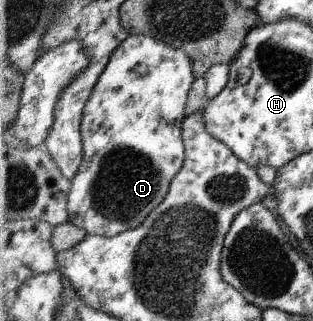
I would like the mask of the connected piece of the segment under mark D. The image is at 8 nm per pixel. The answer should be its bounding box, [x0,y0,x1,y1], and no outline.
[69,35,196,236]

